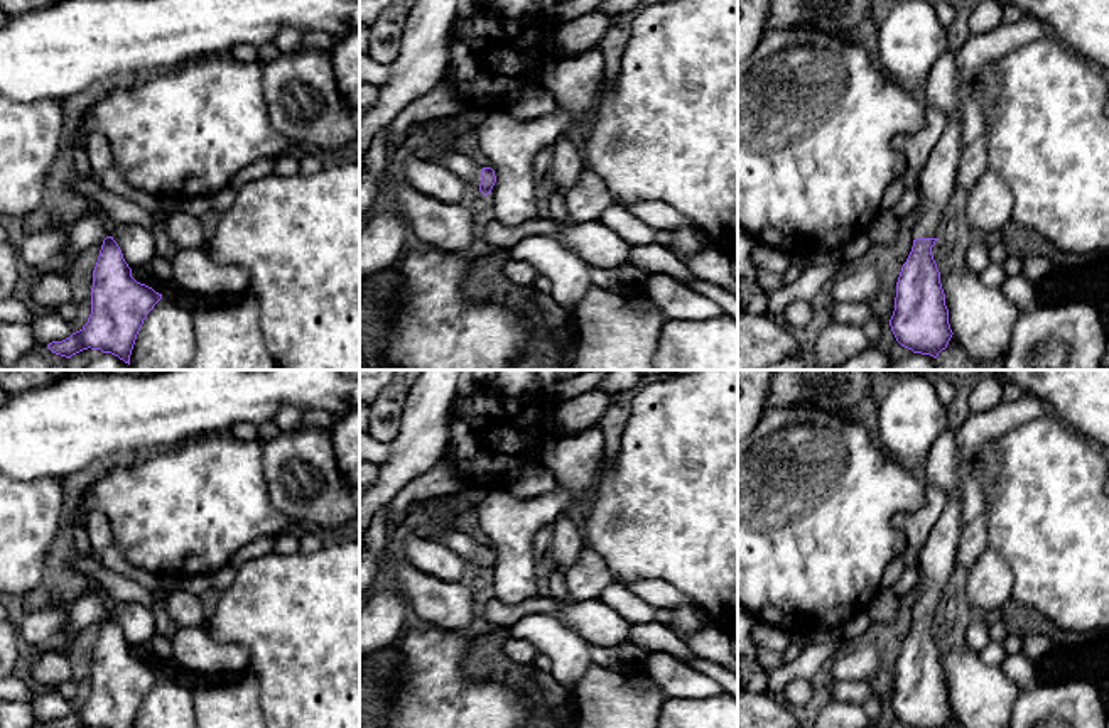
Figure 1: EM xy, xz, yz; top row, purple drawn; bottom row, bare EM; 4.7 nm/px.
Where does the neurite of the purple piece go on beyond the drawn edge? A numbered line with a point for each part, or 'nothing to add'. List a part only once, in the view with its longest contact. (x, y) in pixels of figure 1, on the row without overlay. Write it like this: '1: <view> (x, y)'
1: yz (937, 558)

